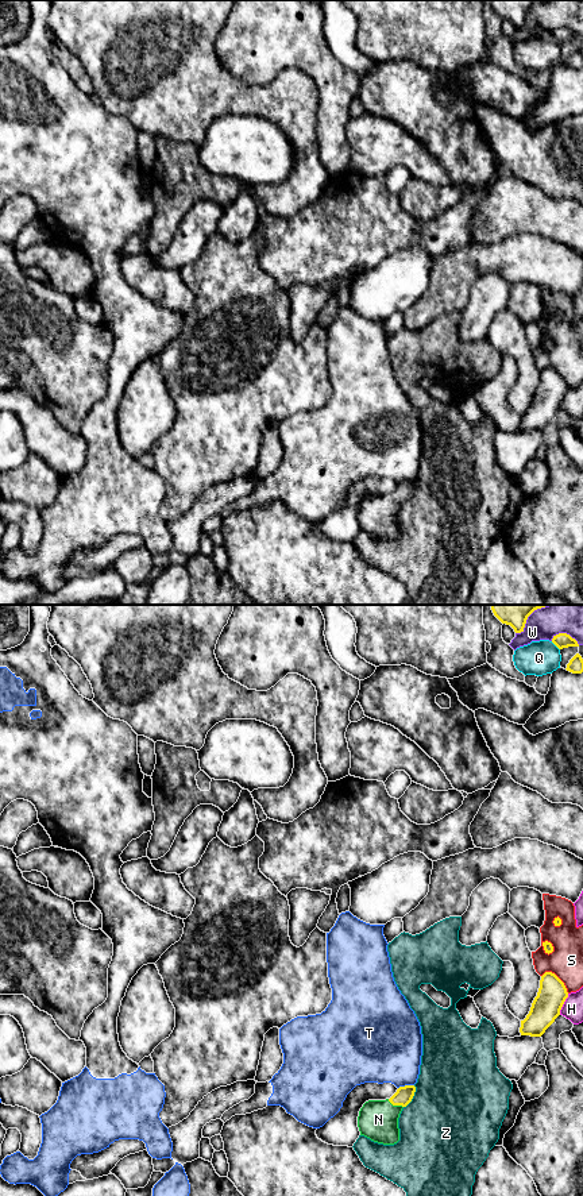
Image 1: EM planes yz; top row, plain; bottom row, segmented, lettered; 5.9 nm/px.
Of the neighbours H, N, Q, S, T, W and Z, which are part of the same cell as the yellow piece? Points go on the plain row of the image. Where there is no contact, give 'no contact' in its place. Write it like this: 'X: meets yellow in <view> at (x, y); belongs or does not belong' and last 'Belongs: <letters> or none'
H: meets yellow in yz at (563, 398); does not belong
N: meets yellow in yz at (396, 500); belongs
Q: meets yellow in yz at (555, 39); does not belong
S: meets yellow in yz at (558, 373); does not belong
T: meets yellow in yz at (405, 481); does not belong
W: meets yellow in yz at (566, 29); does not belong
Z: meets yellow in yz at (412, 492); does not belong
Belongs: N

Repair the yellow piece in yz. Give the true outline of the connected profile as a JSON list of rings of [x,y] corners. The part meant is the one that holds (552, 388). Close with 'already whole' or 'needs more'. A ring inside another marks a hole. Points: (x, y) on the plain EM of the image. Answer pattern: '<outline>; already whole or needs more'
[[[545,367],[529,409],[521,416],[521,431],[541,432],[560,410],[567,393],[564,378],[555,369]]]; already whole

